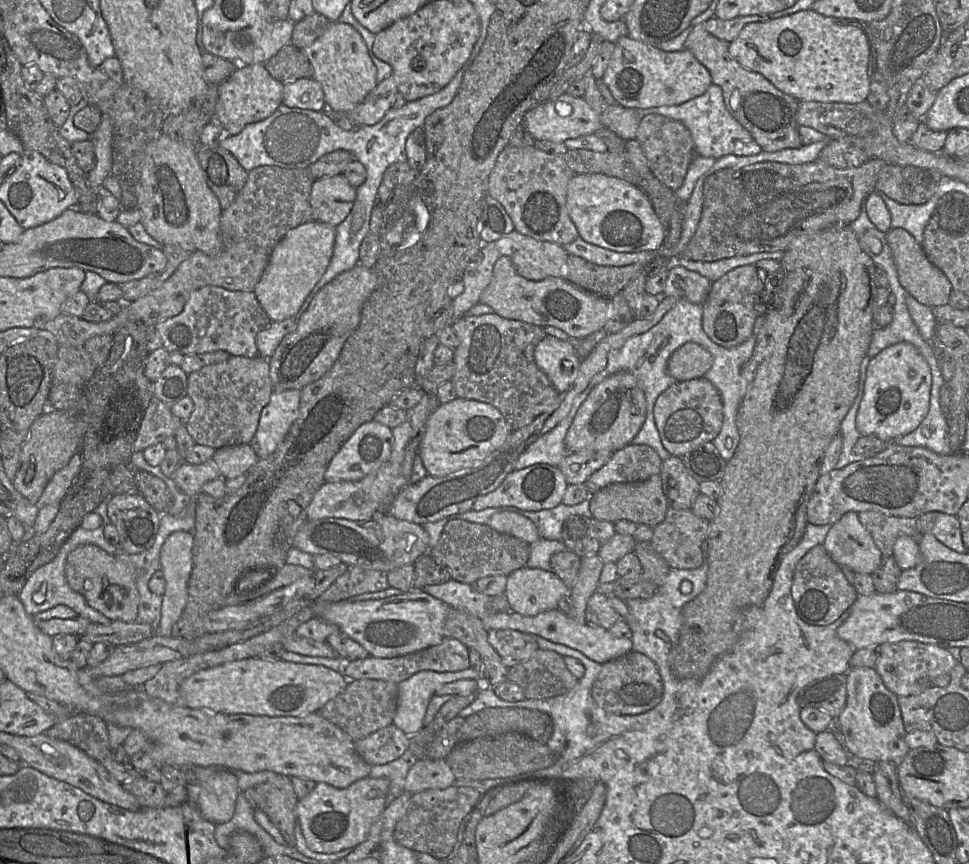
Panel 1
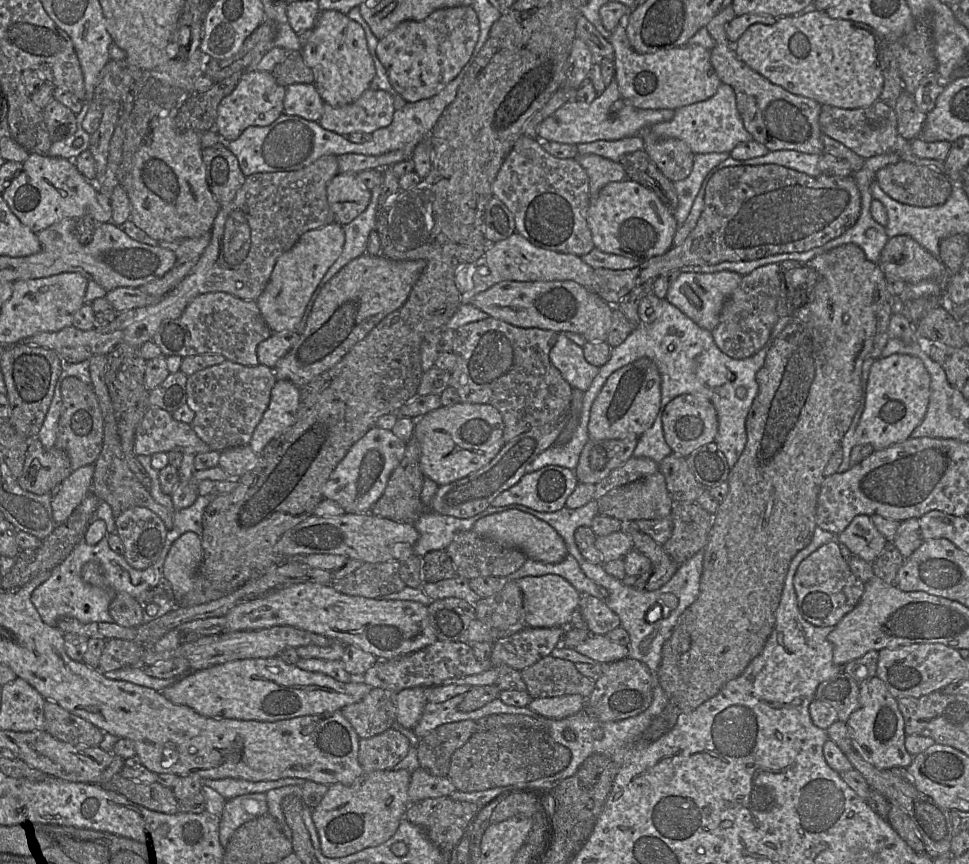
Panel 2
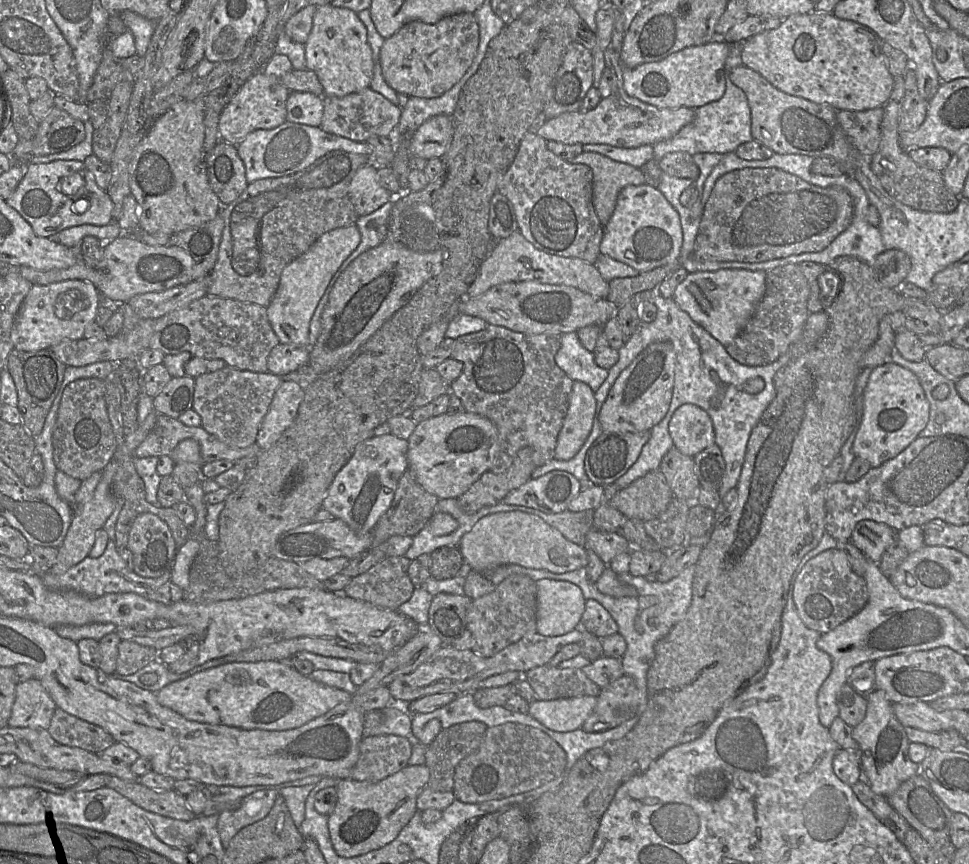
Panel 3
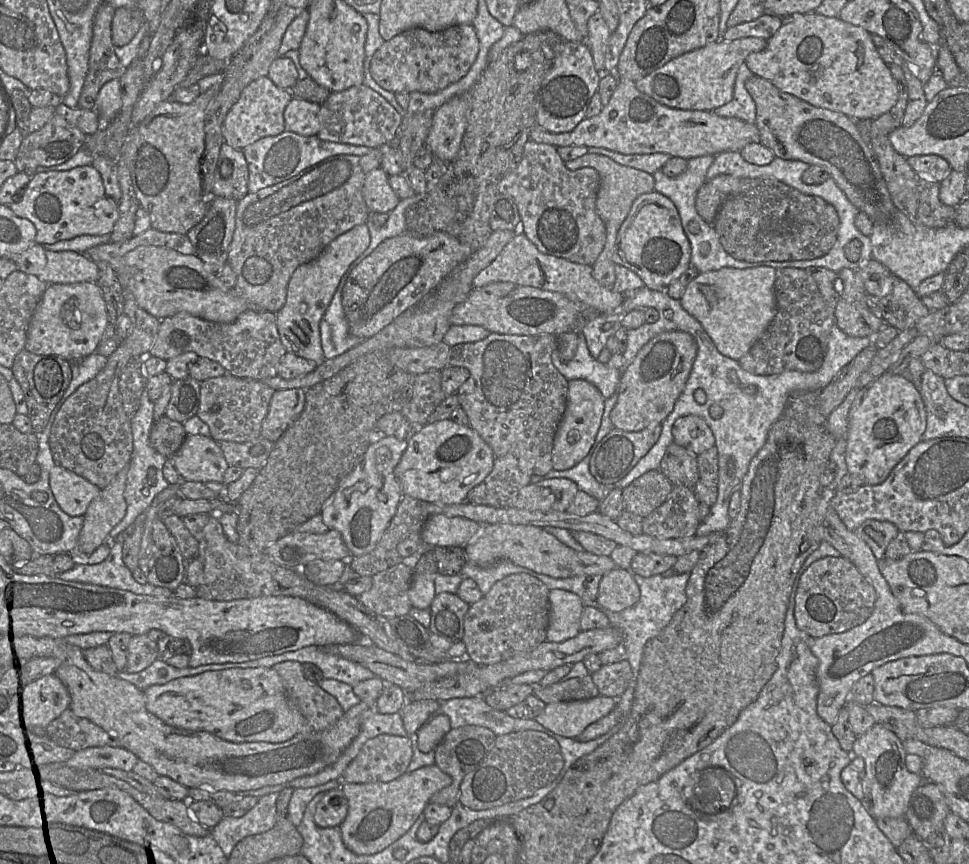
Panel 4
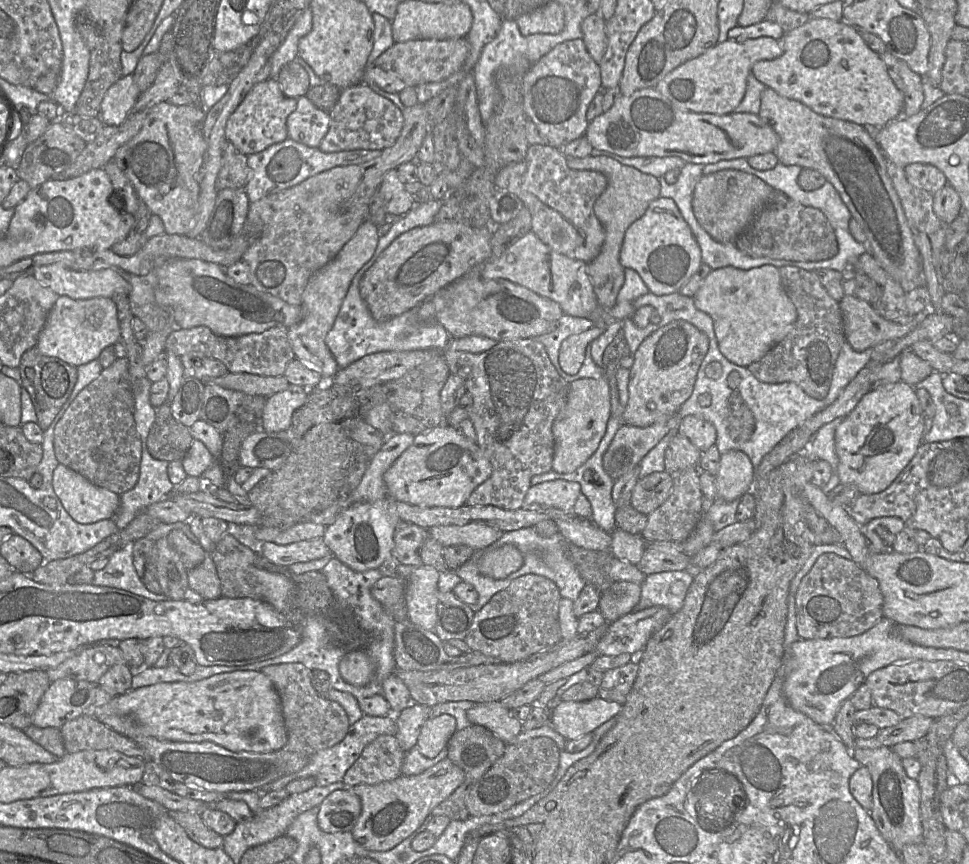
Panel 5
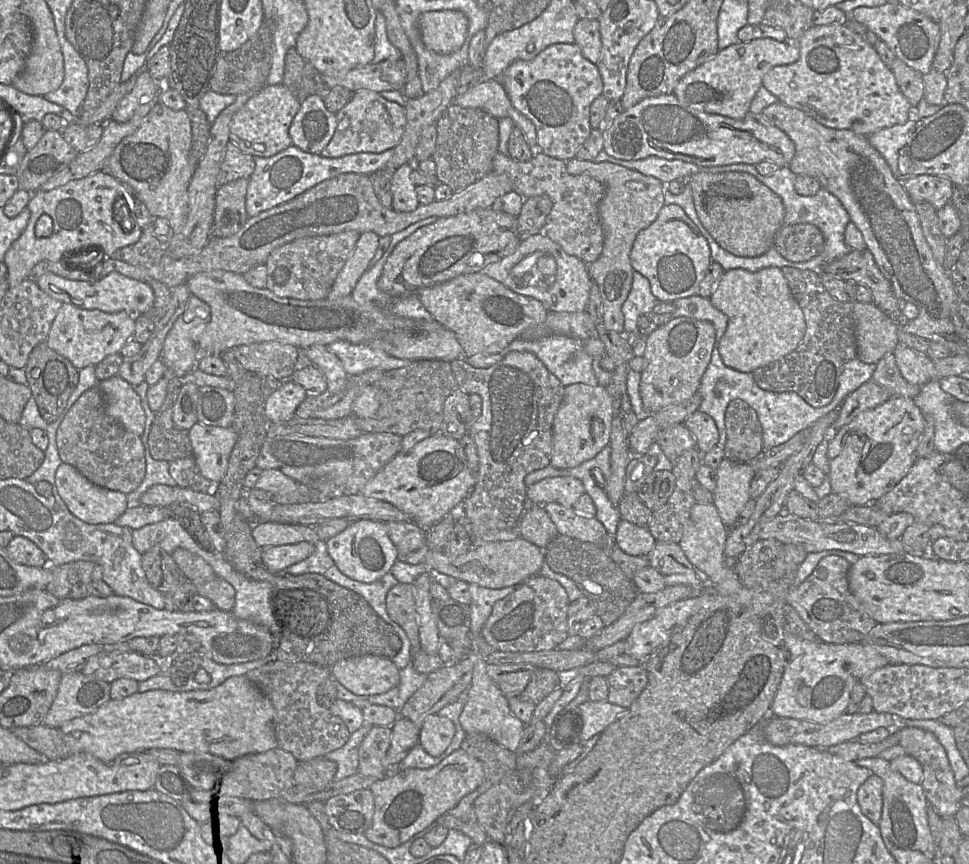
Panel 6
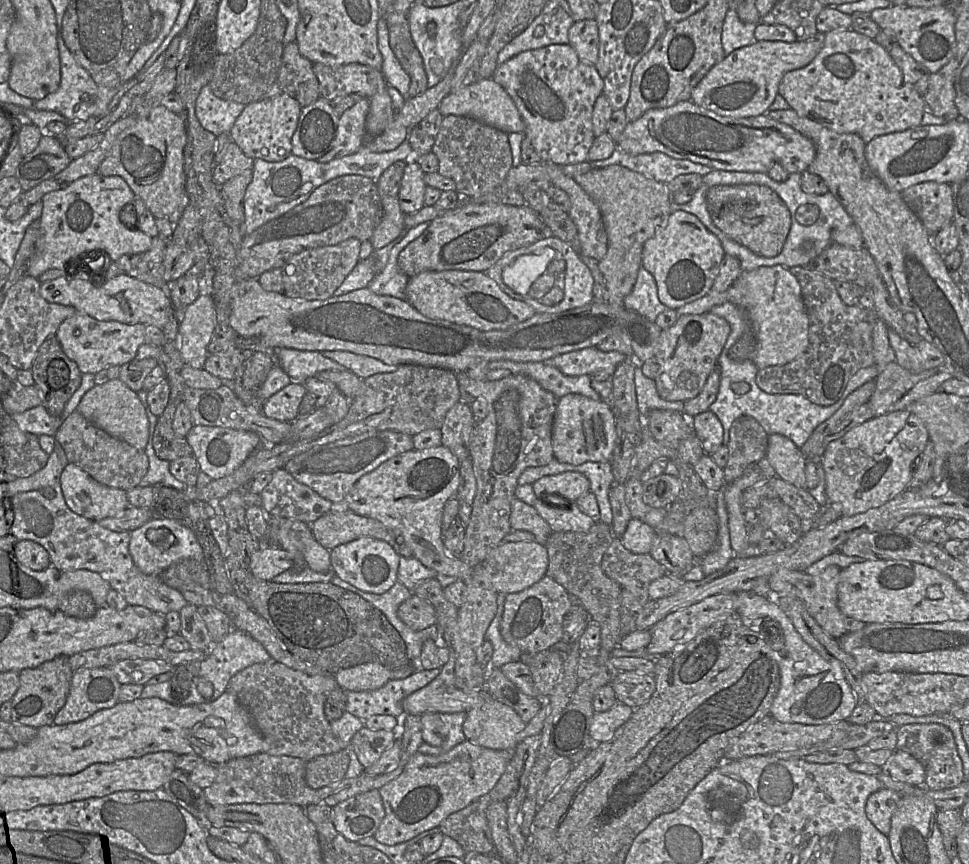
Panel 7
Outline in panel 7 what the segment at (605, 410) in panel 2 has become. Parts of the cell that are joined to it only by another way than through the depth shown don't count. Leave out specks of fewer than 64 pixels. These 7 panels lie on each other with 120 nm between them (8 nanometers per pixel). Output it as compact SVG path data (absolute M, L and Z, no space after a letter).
M710 312L679 316L674 325L663 329L654 354L654 360L659 366L654 378L658 395L670 402L684 402L696 397L717 367L730 332L730 324Z

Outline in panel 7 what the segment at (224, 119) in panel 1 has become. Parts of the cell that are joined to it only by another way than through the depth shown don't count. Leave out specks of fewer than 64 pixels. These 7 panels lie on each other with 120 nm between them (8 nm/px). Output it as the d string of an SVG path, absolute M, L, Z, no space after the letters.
M284 92L251 102L245 105L235 121L229 133L230 138L250 158L280 162L291 155L291 139L297 128L301 109L299 102Z

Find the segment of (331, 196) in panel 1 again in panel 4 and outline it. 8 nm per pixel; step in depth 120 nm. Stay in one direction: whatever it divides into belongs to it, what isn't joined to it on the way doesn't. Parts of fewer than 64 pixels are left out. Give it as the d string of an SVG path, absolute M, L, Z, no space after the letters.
M380 167L367 173L362 194L369 212L390 213L400 198L388 182L389 175Z

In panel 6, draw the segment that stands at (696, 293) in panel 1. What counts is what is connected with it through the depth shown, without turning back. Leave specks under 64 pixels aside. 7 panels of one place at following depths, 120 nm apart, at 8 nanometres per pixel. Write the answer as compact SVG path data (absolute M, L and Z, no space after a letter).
M779 267L757 272L741 268L727 270L709 299L728 317L727 328L719 342L719 353L723 363L731 369L752 373L795 350L805 334L803 311Z

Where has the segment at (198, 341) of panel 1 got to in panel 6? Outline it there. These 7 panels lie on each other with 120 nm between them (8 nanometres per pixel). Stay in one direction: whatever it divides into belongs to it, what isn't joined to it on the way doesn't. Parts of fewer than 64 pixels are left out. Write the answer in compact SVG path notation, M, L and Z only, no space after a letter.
M277 341L253 343L230 350L248 371L265 378L289 379L295 370L299 348Z

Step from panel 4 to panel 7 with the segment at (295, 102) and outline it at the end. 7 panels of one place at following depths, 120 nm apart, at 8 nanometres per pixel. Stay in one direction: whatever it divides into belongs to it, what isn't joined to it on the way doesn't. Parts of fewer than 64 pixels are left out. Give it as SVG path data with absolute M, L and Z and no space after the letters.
M321 98L312 104L302 107L297 128L292 136L292 154L308 160L317 160L332 147L336 137L339 117L335 114L331 104Z

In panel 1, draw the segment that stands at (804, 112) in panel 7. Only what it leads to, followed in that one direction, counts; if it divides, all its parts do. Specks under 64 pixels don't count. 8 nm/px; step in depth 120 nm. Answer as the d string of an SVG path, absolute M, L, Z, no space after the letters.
M811 9L746 25L737 38L729 43L728 53L742 67L760 73L778 90L798 101L848 104L866 101L871 78L877 71L877 52L869 23L857 19L827 17Z

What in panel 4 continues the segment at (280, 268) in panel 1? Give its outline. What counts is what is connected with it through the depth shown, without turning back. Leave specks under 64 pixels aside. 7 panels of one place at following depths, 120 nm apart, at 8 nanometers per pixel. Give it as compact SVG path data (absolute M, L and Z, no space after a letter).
M364 223L332 240L313 260L298 266L288 285L286 301L276 312L279 336L286 351L305 358L316 365L324 360L319 324L330 304L342 277L349 274L349 267L369 246L370 232Z

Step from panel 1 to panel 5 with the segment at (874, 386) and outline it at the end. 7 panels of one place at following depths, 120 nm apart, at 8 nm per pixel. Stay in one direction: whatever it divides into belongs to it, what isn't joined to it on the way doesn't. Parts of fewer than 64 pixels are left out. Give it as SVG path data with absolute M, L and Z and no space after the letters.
M900 380L866 393L856 407L844 417L835 431L835 451L838 456L837 474L841 484L855 485L861 494L884 491L915 456L924 437L924 420L916 389Z

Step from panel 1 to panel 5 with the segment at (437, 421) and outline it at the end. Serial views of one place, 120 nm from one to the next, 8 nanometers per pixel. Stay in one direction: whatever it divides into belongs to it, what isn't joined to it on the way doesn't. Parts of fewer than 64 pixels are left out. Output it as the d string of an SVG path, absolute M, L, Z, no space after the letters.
M438 425L414 436L413 444L385 471L383 480L390 498L411 505L426 507L459 507L466 503L472 491L486 481L492 466L476 442L467 439L455 427Z

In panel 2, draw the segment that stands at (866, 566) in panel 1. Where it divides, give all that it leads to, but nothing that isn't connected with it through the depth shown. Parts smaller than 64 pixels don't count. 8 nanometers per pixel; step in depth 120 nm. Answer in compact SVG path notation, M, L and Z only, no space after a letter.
M858 515L835 539L850 555L873 563L889 543L872 523L870 516Z

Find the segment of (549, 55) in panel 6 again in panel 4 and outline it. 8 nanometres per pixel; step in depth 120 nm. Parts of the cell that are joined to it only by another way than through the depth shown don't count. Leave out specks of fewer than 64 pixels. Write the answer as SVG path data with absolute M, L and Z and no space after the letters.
M566 41L563 50L544 76L536 96L537 124L552 133L572 131L584 118L592 96L598 91L602 73L595 69L585 41Z

